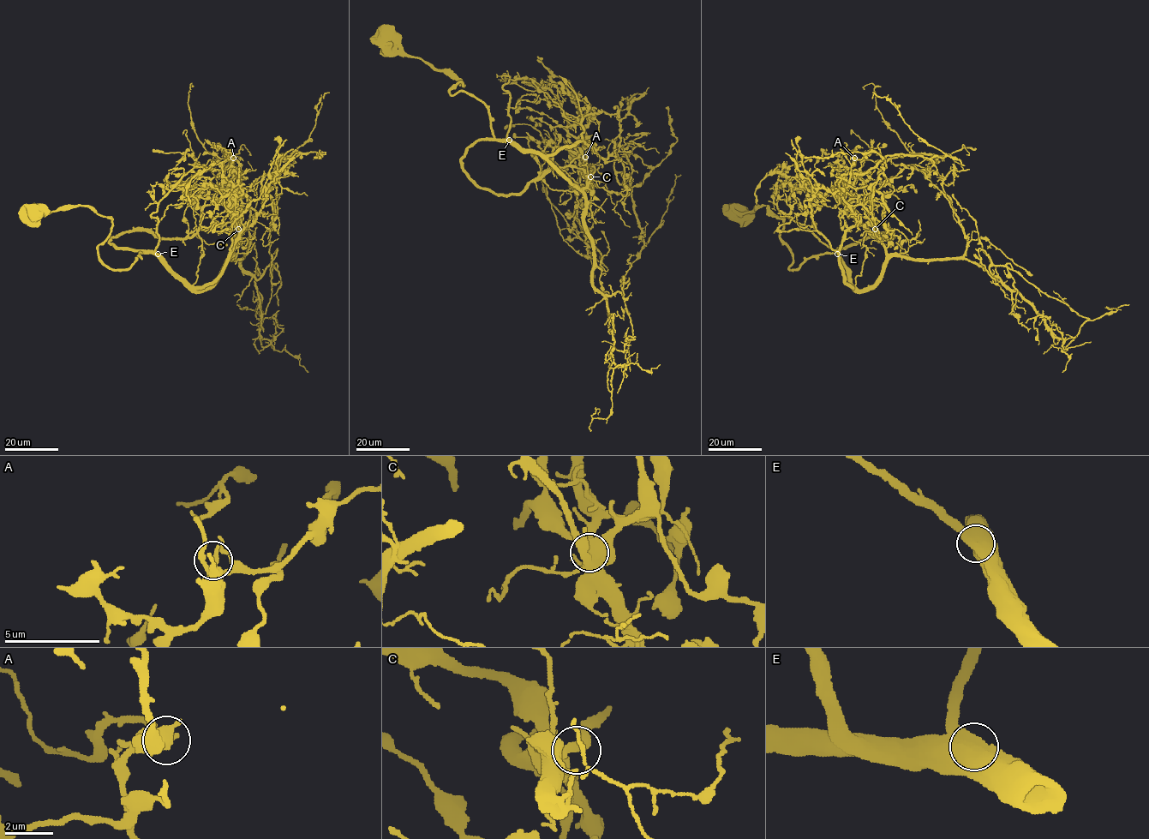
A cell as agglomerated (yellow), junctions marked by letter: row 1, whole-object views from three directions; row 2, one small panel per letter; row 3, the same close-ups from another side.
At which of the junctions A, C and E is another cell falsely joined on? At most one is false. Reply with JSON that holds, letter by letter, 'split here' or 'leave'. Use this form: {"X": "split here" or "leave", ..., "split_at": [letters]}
{"A": "leave", "C": "leave", "E": "leave", "split_at": []}

